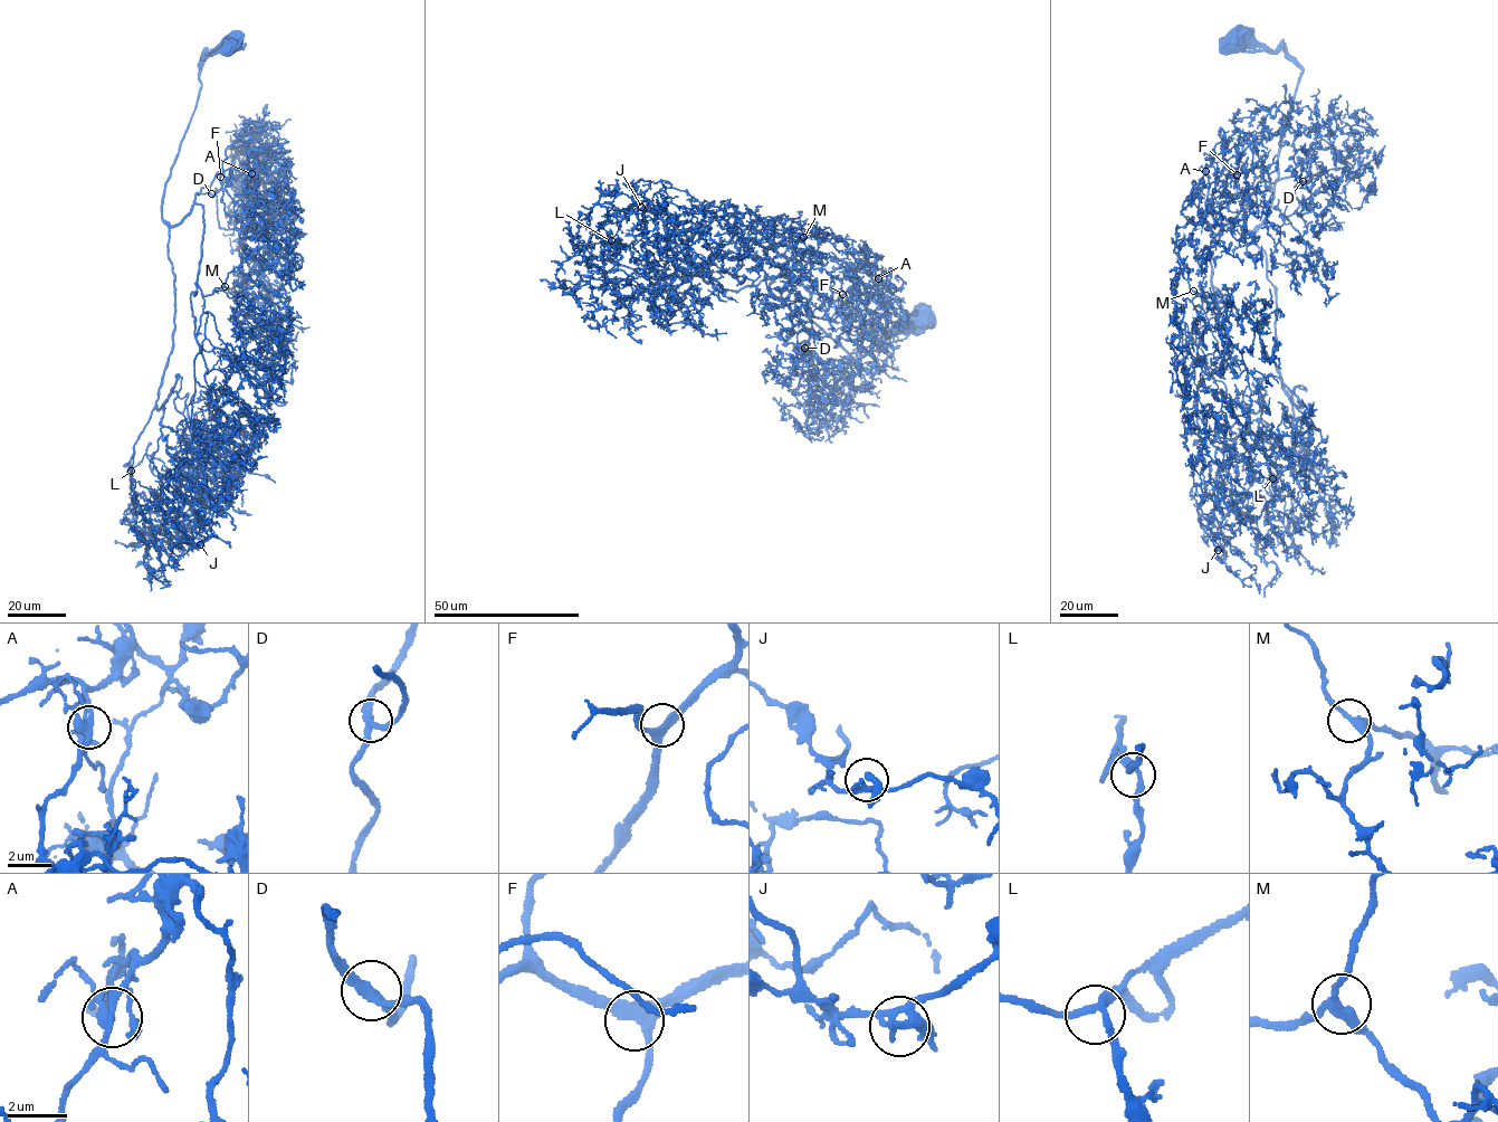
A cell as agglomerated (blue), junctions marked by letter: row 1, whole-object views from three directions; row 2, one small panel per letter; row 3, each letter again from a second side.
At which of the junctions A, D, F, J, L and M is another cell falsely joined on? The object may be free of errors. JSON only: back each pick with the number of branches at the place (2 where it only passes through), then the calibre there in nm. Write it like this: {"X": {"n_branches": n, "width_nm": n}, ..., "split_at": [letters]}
{"split_at": []}

